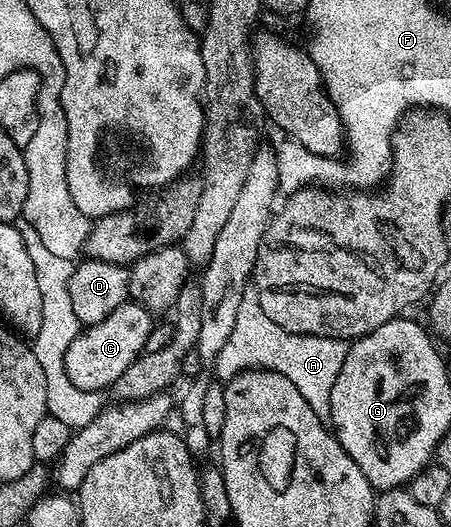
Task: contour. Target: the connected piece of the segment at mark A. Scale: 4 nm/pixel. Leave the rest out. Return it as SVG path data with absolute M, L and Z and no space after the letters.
M248 288L243 293L241 308L237 308L237 324L233 324L233 336L225 340L225 346L216 356L213 369L220 383L227 383L243 370L258 368L272 370L285 376L295 385L297 392L305 396L309 408L317 416L327 420L331 417L329 396L333 396L333 384L337 381L337 372L345 364L349 342L345 338L318 338L312 334L294 334L273 324L259 303L259 291Z

